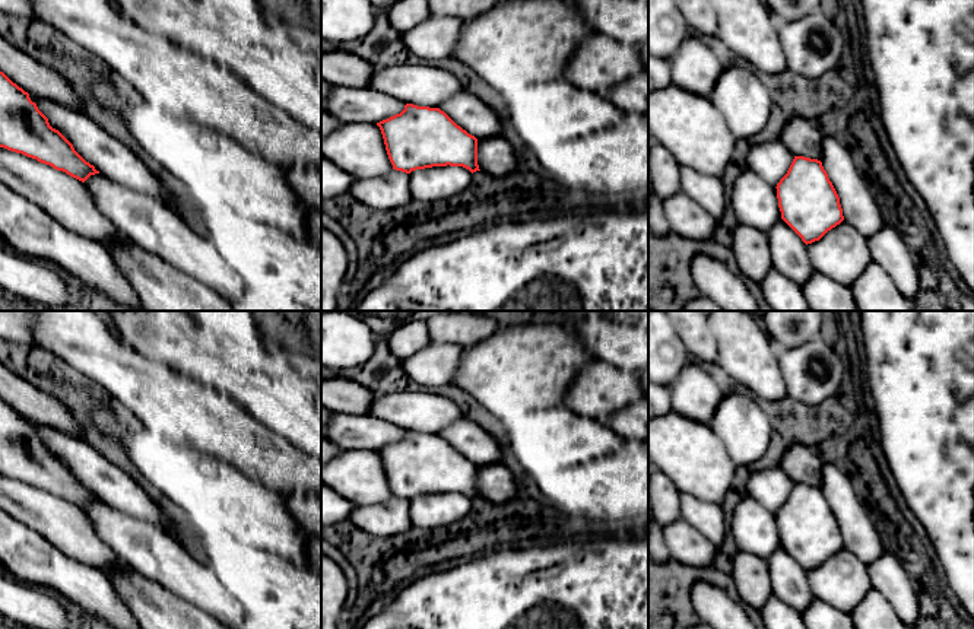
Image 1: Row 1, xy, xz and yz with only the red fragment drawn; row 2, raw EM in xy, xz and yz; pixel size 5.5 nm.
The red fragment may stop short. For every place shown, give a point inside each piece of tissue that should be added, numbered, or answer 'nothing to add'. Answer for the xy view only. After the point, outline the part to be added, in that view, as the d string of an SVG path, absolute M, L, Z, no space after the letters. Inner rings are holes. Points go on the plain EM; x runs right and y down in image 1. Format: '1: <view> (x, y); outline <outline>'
nothing to add

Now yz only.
nothing to add

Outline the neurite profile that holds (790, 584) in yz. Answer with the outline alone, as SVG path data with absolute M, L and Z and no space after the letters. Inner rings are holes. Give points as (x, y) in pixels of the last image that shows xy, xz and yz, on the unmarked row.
M783 546L768 557L768 566L772 595L803 613L815 598L808 572Z

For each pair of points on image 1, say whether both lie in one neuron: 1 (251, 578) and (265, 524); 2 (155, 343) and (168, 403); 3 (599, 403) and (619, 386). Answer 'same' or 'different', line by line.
1: different
2: different
3: same

